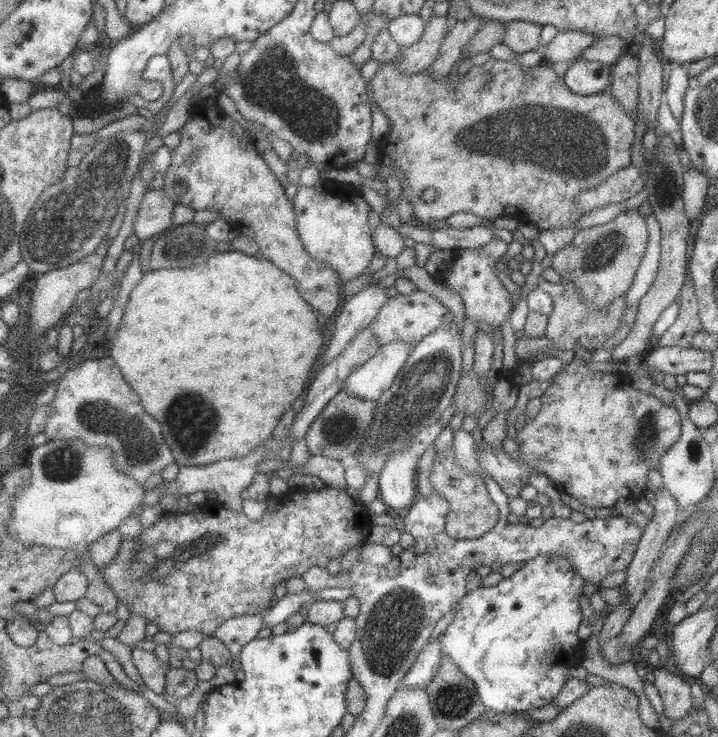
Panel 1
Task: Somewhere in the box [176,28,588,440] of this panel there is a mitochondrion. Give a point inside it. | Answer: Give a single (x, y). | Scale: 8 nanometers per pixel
(276, 86)

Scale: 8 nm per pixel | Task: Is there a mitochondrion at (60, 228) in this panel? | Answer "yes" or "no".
yes

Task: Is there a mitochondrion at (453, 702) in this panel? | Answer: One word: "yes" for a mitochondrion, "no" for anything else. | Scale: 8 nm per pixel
yes

